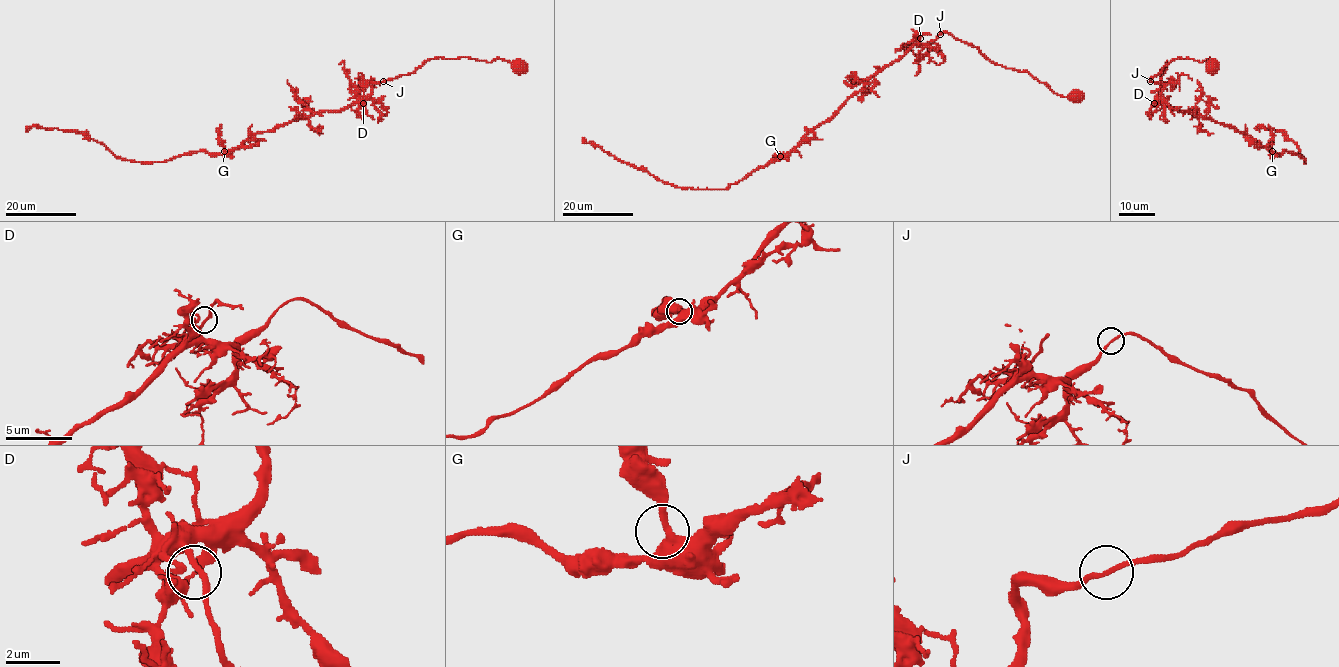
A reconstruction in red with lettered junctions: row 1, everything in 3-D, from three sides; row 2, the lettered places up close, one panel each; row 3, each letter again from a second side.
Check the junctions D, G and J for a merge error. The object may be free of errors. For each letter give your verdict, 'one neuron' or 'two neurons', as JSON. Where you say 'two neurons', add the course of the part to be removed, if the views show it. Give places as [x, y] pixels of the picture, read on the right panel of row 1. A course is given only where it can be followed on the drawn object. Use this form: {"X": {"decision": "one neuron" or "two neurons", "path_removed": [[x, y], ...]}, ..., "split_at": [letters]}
{"D": {"decision": "one neuron"}, "G": {"decision": "one neuron"}, "J": {"decision": "one neuron"}, "split_at": []}

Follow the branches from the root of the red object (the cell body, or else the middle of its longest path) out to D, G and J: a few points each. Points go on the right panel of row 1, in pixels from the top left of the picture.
D: (1212, 68), (1214, 64), (1210, 58), (1171, 60), (1149, 80), (1164, 86), (1154, 103)
G: (1212, 68), (1210, 58), (1178, 57), (1149, 80), (1164, 86), (1160, 98), (1174, 109), (1231, 126), (1272, 151)
J: (1212, 68), (1214, 64), (1210, 58), (1199, 62), (1178, 57), (1150, 81)

